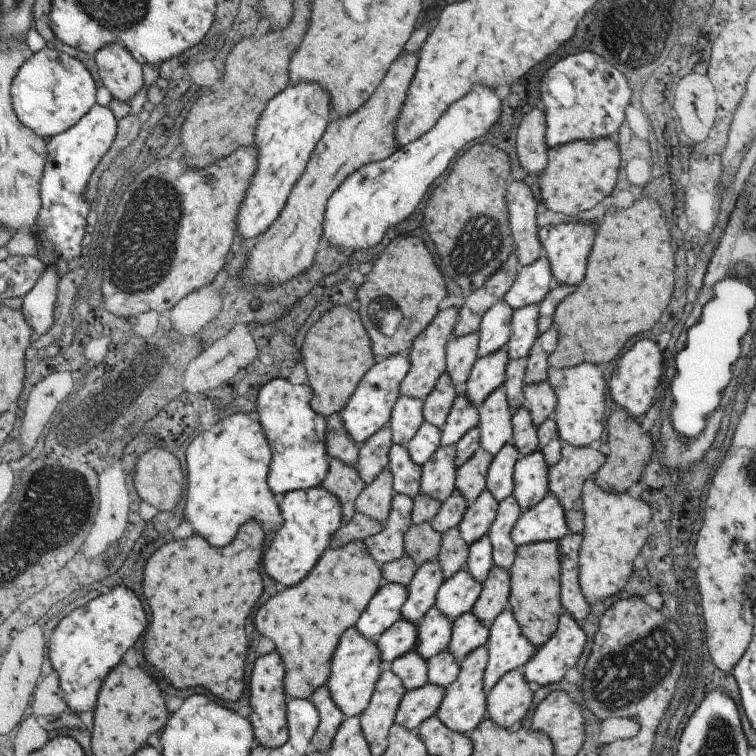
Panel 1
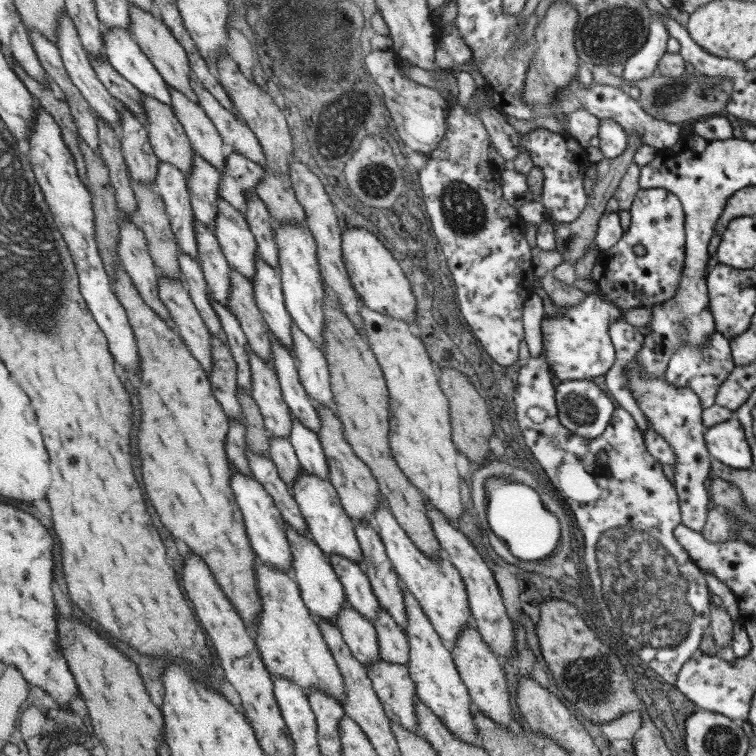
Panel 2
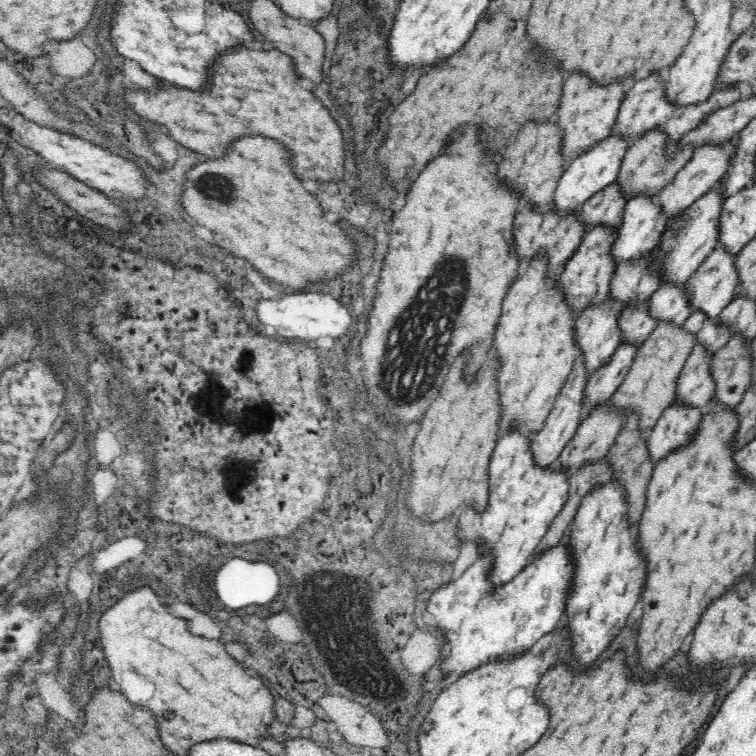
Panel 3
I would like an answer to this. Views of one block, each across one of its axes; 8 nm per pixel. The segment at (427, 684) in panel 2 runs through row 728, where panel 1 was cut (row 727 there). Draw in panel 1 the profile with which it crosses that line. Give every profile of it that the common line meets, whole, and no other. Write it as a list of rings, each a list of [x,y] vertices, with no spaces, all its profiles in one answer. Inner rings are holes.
[[[485,646],[481,648],[475,648],[473,652],[469,652],[461,662],[459,662],[459,674],[455,678],[455,682],[451,686],[445,688],[443,692],[443,698],[441,698],[441,704],[435,712],[435,718],[445,726],[445,728],[451,728],[451,732],[457,732],[457,734],[471,734],[481,720],[485,720],[487,716],[487,710],[485,710],[485,696],[483,694],[483,670],[485,670],[485,664],[487,664],[487,650]]]

